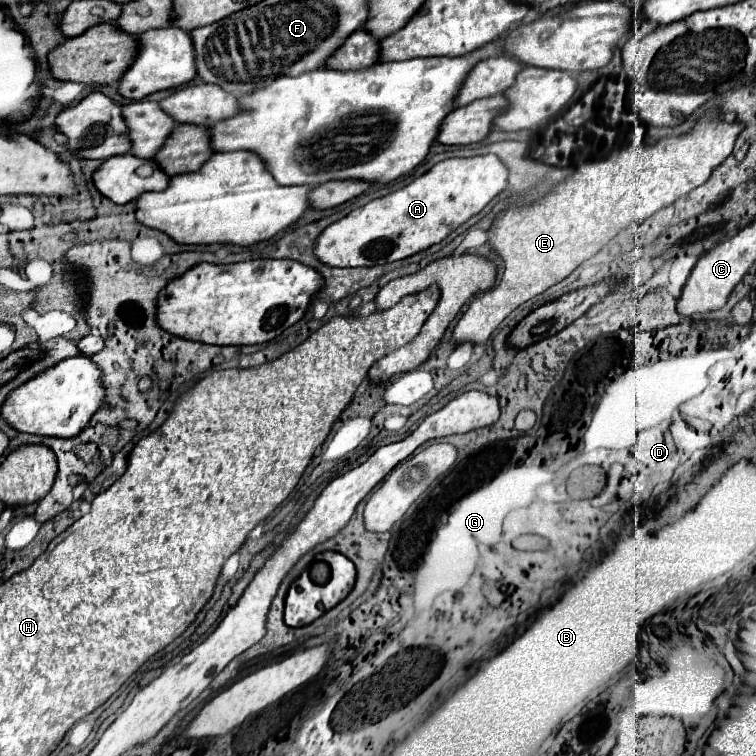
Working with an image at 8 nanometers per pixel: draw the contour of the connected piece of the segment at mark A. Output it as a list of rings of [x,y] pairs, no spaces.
[[[496,155],[446,159],[410,185],[374,199],[328,225],[314,243],[314,255],[330,267],[372,267],[410,257],[440,243],[454,229],[480,213],[508,183],[508,169]]]

